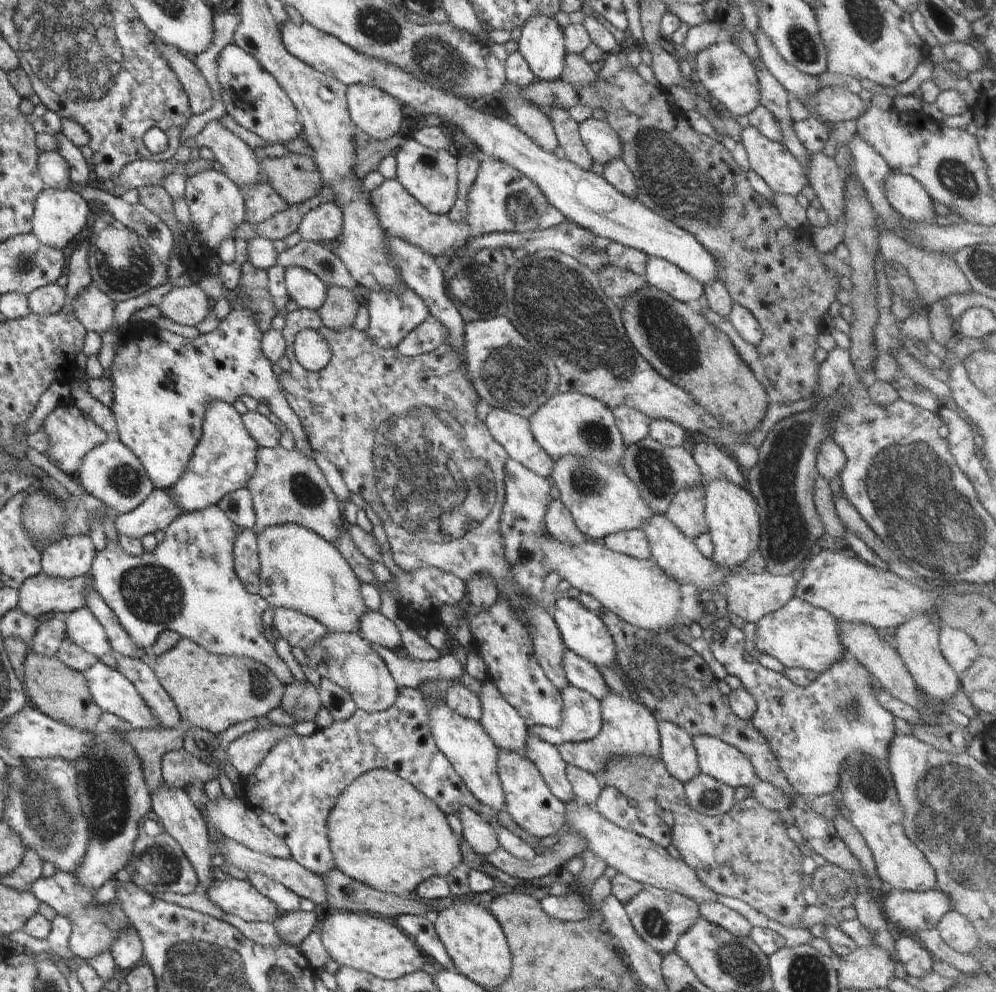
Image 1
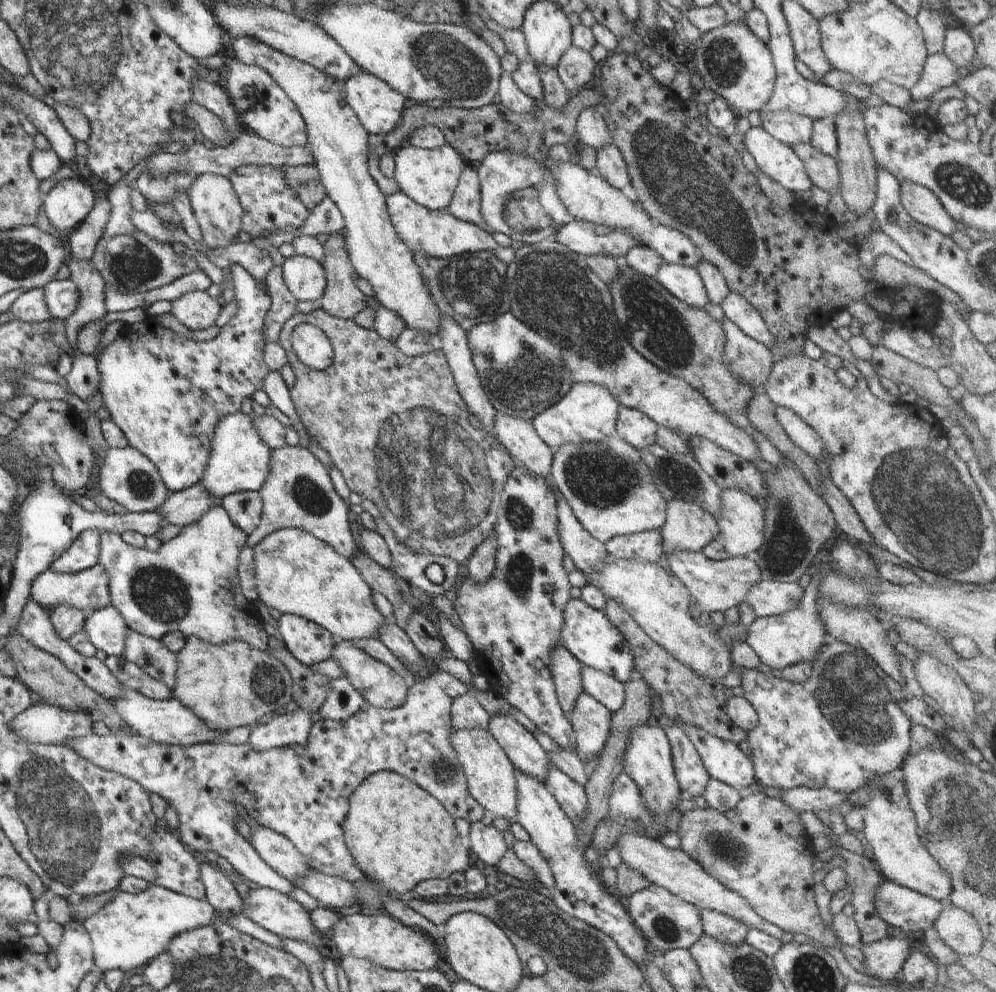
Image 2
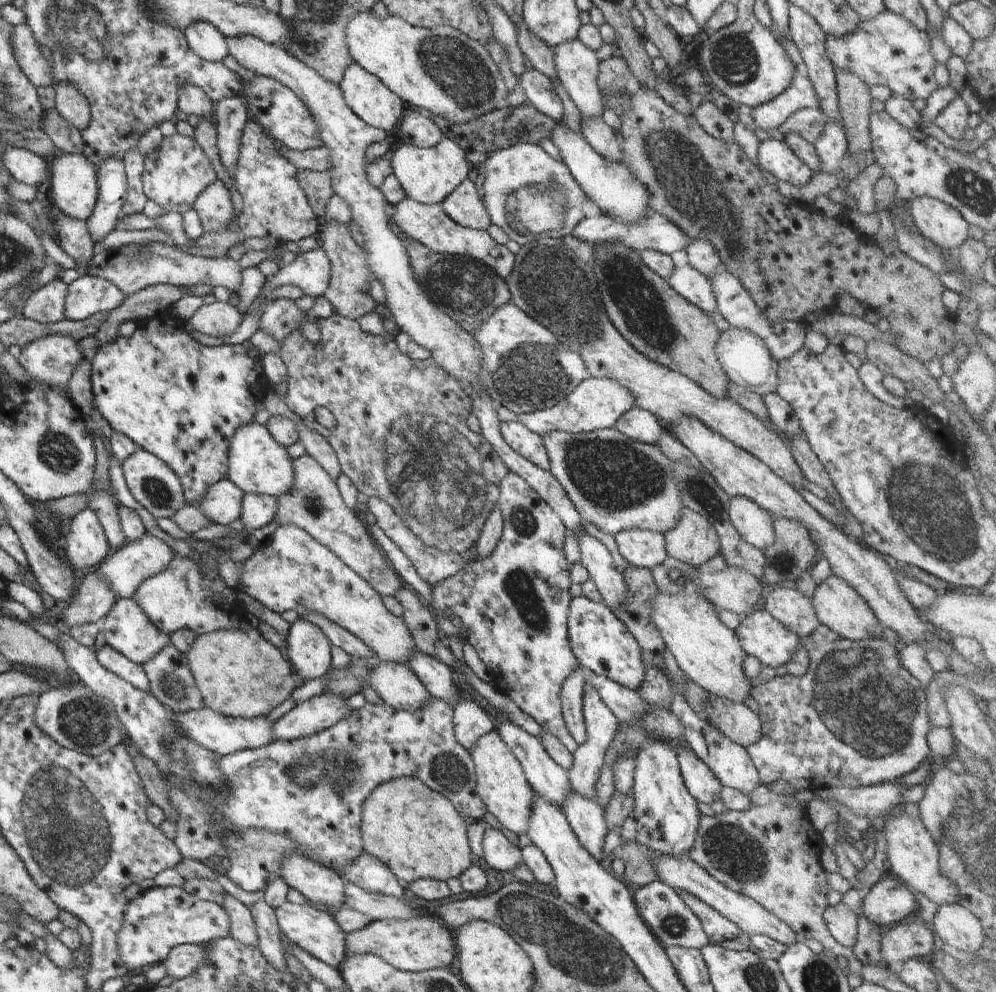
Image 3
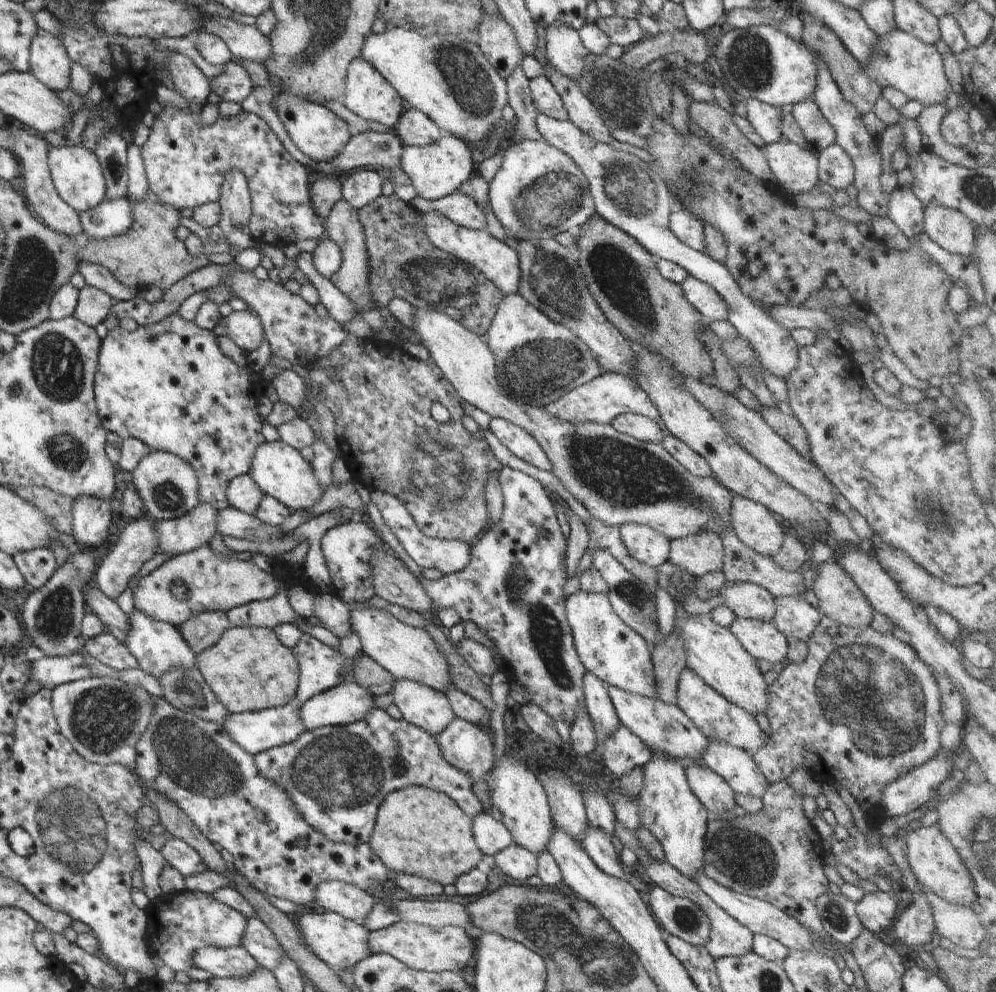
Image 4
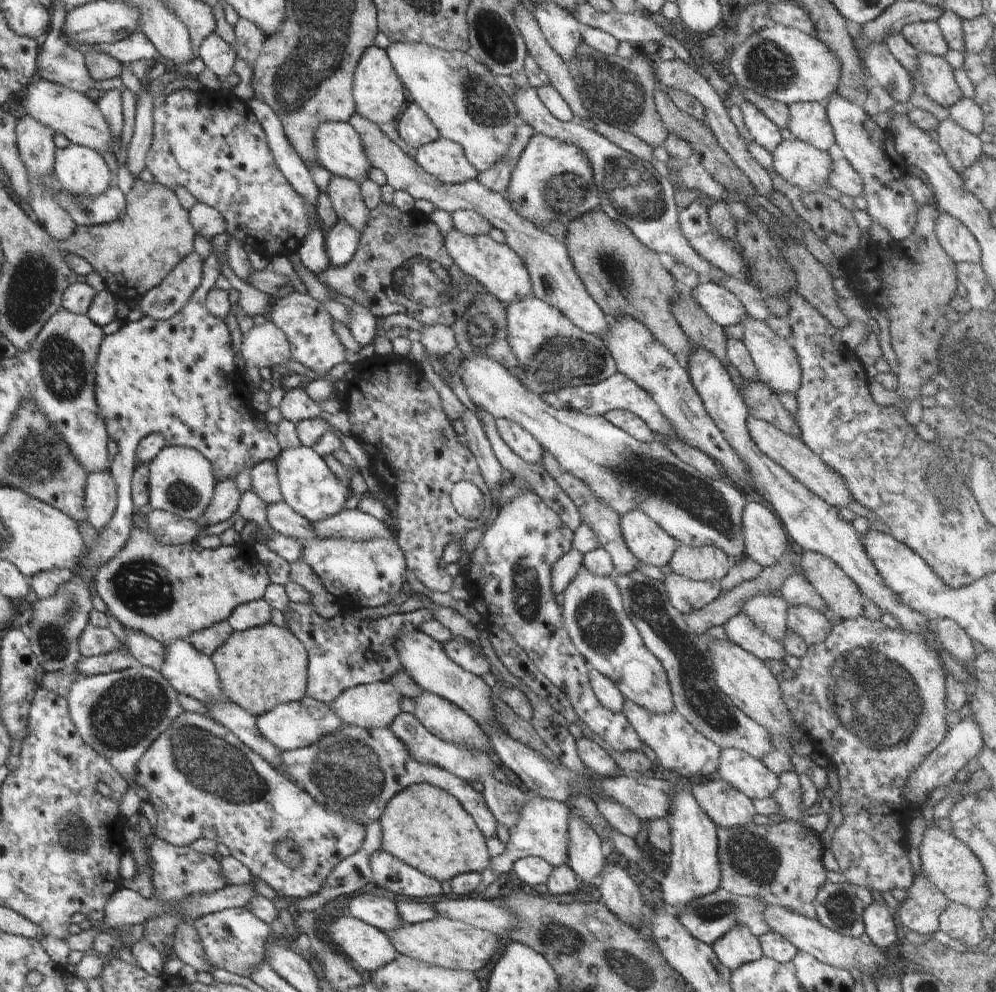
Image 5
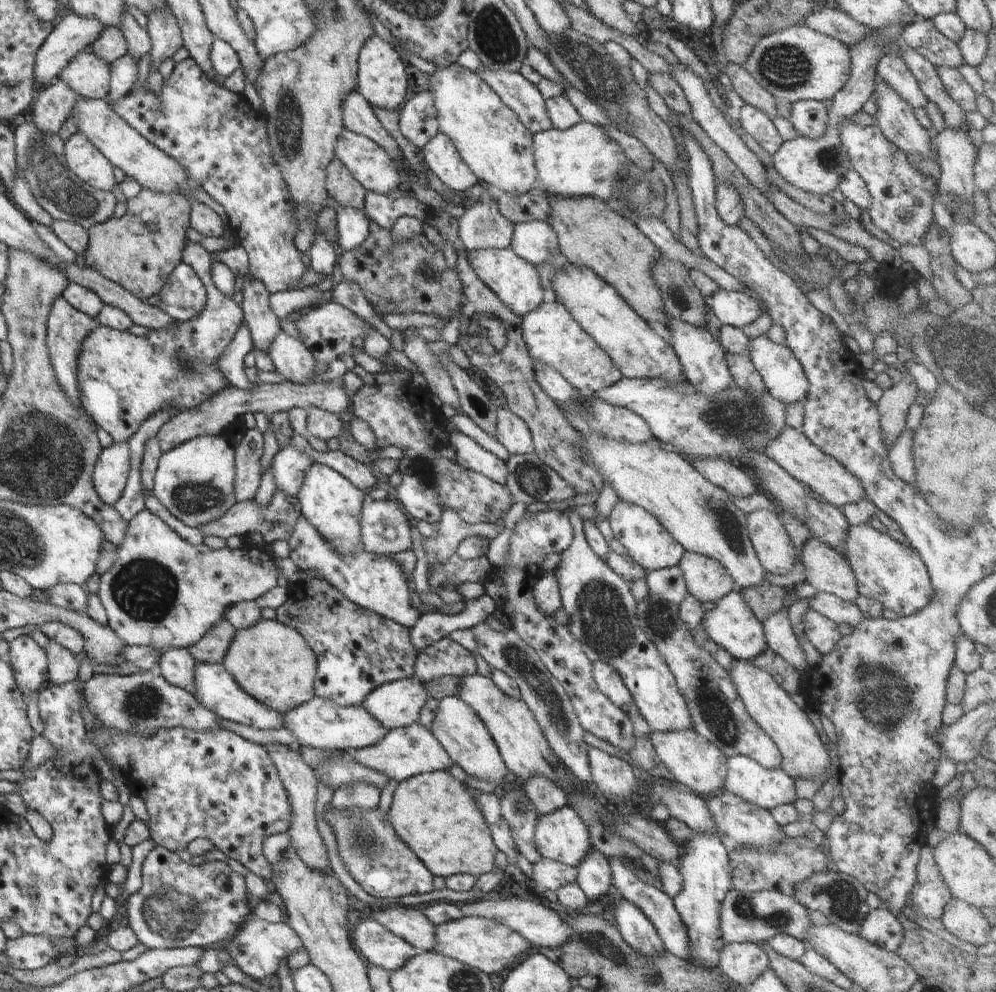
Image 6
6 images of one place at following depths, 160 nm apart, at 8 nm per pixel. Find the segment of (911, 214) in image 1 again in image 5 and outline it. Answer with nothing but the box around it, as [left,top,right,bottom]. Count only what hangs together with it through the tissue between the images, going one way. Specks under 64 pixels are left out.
[935,211,980,263]

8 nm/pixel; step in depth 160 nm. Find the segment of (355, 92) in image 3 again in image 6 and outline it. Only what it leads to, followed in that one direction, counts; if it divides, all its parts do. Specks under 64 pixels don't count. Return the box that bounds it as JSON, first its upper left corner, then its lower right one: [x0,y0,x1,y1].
[356,35,408,110]

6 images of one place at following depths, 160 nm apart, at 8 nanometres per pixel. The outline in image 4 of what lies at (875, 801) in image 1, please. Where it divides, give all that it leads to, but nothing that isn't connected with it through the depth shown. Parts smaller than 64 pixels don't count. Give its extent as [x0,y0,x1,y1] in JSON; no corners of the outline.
[905,825,976,907]

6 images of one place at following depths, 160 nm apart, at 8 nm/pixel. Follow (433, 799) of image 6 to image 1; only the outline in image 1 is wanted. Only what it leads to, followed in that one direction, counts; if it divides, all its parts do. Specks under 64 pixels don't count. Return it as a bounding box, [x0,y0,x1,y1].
[326,769,462,897]

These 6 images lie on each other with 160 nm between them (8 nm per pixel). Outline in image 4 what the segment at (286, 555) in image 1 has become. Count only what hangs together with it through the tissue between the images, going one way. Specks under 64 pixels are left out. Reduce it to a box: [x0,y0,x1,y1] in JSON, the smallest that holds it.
[132,545,452,693]

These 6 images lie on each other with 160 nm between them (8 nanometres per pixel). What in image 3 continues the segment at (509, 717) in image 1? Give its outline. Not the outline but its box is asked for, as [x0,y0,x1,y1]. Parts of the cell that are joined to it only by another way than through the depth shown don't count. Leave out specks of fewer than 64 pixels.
[495,722,571,807]

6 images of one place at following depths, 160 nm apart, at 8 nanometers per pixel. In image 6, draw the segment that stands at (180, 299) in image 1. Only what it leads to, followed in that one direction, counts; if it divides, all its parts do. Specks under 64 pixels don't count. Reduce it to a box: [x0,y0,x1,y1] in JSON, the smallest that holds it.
[268,330,316,385]

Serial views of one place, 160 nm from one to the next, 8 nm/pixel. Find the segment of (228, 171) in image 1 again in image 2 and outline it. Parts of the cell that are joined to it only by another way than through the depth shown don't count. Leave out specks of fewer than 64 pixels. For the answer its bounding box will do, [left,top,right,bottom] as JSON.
[183,101,234,148]

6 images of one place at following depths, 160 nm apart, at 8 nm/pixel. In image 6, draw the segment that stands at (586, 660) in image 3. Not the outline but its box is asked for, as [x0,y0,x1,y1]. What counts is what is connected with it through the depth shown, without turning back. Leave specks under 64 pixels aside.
[553,507,692,731]

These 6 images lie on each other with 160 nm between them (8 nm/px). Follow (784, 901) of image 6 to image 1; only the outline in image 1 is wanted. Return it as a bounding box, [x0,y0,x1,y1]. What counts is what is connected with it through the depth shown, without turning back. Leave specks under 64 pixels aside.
[624,886,701,955]

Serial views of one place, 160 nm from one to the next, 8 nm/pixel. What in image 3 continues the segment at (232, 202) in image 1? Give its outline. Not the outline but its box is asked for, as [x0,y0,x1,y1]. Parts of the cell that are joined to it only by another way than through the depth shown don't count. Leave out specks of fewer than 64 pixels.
[193,180,235,233]

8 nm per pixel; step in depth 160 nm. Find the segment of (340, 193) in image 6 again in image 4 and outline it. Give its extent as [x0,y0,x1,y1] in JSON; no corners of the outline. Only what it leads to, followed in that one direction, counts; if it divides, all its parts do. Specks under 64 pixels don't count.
[324,199,380,314]

